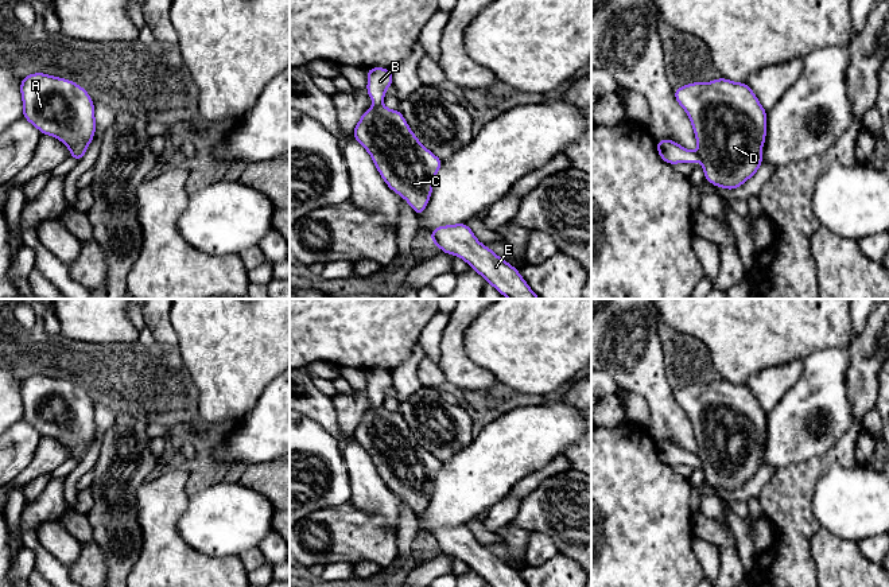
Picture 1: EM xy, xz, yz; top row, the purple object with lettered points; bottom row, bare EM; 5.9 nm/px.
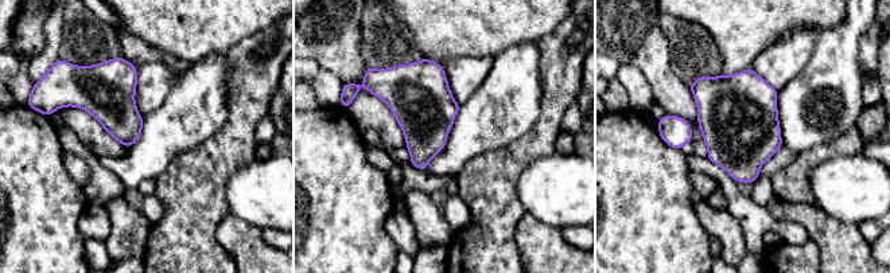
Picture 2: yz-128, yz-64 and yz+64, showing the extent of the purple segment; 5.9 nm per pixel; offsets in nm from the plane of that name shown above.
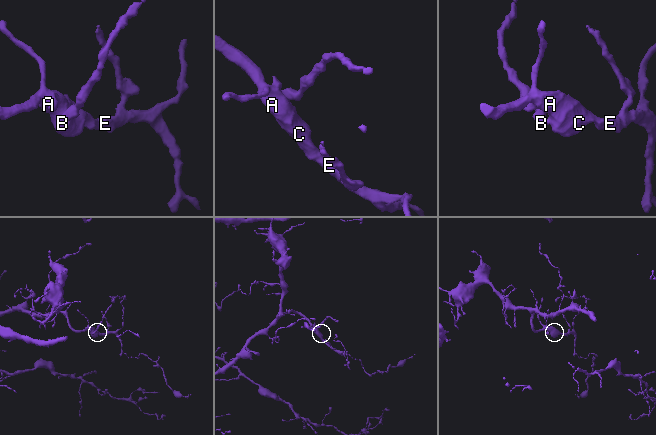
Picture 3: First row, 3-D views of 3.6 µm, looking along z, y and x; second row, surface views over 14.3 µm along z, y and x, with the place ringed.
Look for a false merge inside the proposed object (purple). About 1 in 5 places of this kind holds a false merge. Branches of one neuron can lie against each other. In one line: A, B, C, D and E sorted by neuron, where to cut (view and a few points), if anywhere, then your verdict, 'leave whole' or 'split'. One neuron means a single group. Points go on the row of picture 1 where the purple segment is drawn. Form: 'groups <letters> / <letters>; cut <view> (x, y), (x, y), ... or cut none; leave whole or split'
groups A B C D E; cut none; leave whole

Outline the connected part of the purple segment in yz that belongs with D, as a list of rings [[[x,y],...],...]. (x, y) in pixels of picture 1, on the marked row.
[[[723,77],[707,83],[692,82],[673,90],[696,136],[698,152],[671,139],[656,141],[668,164],[702,162],[704,179],[734,190],[762,166],[766,113],[750,86]]]

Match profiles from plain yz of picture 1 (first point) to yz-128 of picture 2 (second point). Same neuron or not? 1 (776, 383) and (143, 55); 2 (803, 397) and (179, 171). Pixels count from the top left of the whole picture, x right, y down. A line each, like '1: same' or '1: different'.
1: different
2: different

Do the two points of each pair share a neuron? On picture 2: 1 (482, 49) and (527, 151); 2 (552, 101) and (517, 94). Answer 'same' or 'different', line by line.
1: different
2: different

